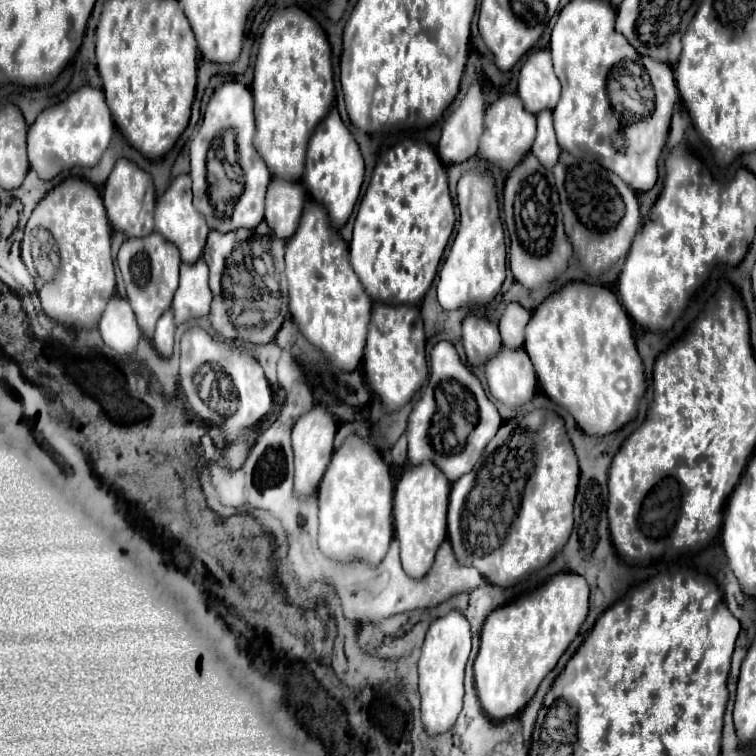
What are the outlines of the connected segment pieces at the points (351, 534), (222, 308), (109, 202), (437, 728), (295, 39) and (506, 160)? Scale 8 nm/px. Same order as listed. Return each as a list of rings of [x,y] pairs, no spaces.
[[[357,434],[345,438],[345,442],[333,452],[333,458],[327,466],[327,472],[319,484],[319,548],[325,556],[351,562],[361,558],[369,564],[379,564],[387,554],[389,542],[393,538],[393,480],[389,474],[389,466],[383,460],[381,452]]]
[[[265,220],[253,230],[209,232],[203,256],[209,266],[209,286],[213,290],[209,320],[217,334],[227,340],[249,340],[257,344],[275,338],[287,316],[287,280],[281,266],[283,248],[285,240],[277,238]]]
[[[119,158],[115,162],[113,172],[109,174],[103,186],[103,202],[107,208],[109,222],[115,230],[125,236],[147,236],[153,232],[153,206],[155,206],[155,186],[153,178],[141,170],[135,162],[127,158]]]
[[[459,610],[435,618],[427,630],[419,658],[419,694],[421,720],[429,734],[447,732],[457,720],[463,706],[463,674],[471,652],[471,632],[467,618]]]
[[[299,6],[279,8],[267,22],[253,72],[251,92],[255,98],[255,148],[273,176],[301,180],[307,140],[315,124],[327,116],[333,100],[331,46],[315,18]]]
[[[517,94],[499,96],[485,112],[485,132],[479,142],[481,158],[495,162],[501,170],[509,172],[529,150],[535,140],[535,114],[527,112]]]

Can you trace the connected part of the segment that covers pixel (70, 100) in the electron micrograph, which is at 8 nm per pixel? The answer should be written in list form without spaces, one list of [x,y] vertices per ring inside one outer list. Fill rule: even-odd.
[[[81,86],[77,92],[71,92],[63,102],[45,108],[31,124],[27,134],[29,164],[43,180],[55,178],[61,168],[95,166],[111,142],[113,130],[115,124],[107,102],[103,100],[103,92],[93,86]]]

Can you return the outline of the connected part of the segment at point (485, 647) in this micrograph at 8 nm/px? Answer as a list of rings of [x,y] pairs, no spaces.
[[[559,572],[541,584],[535,592],[521,596],[513,602],[499,606],[491,616],[487,616],[481,630],[481,646],[475,658],[475,690],[483,710],[497,720],[511,718],[519,714],[525,704],[535,696],[541,680],[555,668],[561,654],[567,650],[571,640],[577,636],[589,610],[589,584],[583,576],[573,572]]]

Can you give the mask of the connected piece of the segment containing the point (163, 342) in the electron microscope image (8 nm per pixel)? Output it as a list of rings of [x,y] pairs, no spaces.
[[[165,310],[163,316],[157,322],[157,330],[153,336],[153,344],[157,352],[165,358],[173,354],[173,336],[175,336],[175,320],[173,320],[173,310]]]

